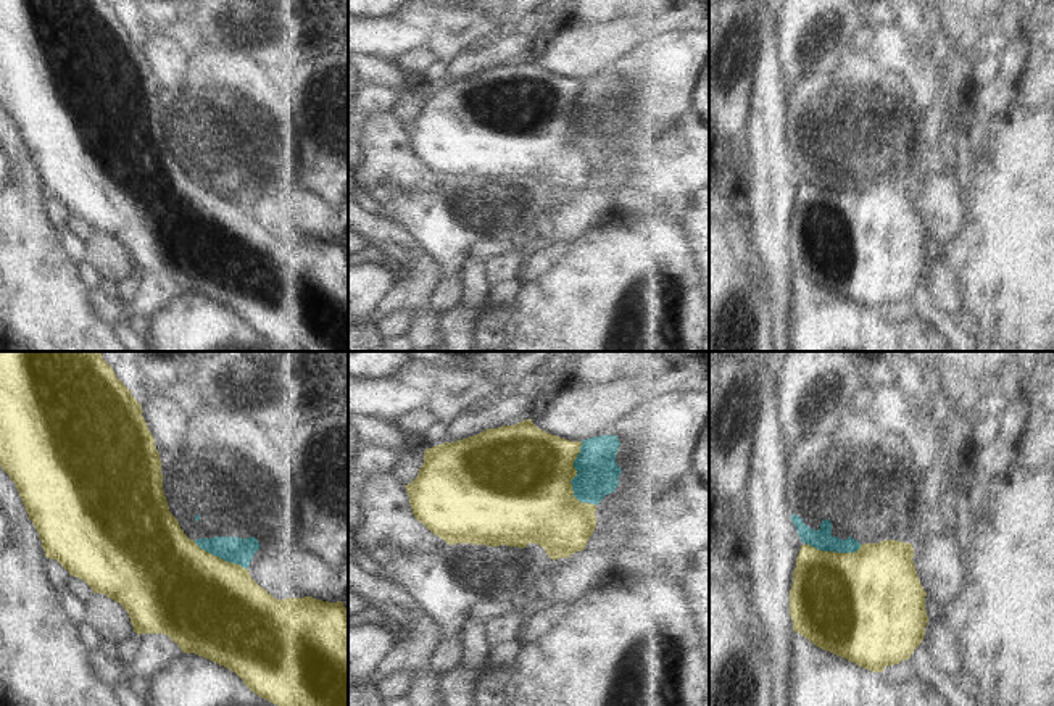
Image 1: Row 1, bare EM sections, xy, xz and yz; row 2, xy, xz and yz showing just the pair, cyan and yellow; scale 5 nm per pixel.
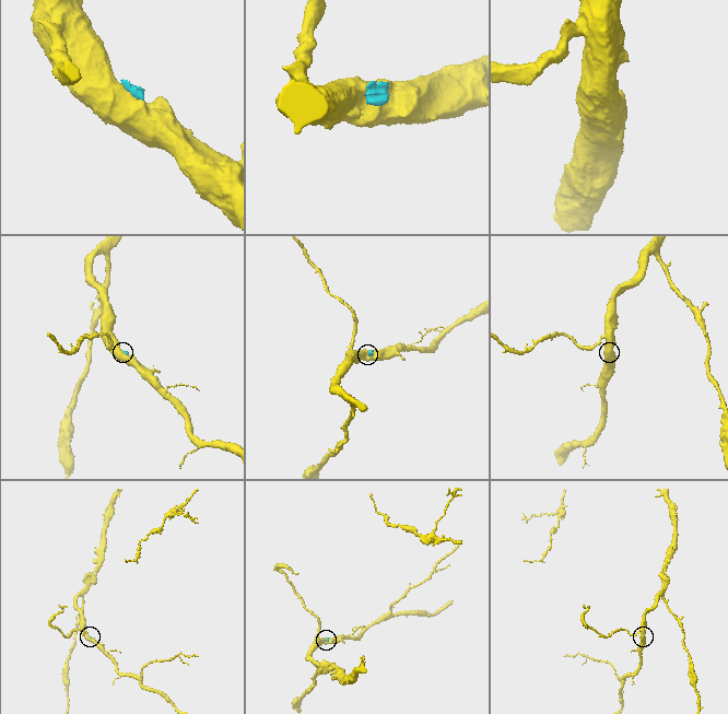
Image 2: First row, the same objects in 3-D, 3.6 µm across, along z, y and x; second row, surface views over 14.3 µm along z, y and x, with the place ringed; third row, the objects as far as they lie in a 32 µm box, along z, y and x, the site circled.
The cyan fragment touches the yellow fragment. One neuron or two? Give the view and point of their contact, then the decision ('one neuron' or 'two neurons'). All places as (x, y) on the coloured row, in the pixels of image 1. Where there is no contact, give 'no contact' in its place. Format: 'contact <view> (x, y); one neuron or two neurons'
contact xz (572, 479); one neuron

